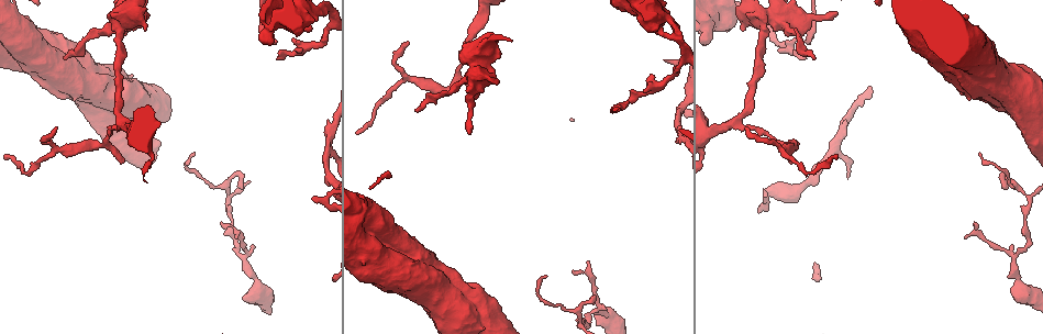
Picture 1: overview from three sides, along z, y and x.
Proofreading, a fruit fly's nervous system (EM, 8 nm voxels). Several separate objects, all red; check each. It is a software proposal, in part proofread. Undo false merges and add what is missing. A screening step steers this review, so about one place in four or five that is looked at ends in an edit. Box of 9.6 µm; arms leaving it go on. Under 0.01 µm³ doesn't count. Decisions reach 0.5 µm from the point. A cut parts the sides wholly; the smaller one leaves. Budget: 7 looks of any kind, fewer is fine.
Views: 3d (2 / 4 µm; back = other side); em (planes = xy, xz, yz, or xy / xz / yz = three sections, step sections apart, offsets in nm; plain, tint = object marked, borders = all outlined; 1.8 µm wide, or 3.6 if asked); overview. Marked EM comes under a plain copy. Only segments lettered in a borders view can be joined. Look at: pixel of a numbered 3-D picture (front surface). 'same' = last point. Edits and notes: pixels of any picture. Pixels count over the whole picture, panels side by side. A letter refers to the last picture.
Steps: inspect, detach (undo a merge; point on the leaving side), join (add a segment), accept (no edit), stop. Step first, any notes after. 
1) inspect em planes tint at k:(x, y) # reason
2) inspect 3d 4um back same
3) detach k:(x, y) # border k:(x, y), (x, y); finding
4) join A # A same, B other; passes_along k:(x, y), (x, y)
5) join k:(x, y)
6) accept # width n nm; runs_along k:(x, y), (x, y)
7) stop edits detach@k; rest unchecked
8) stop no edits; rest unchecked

inspect em planes borders at 1:(747, 128) # free end

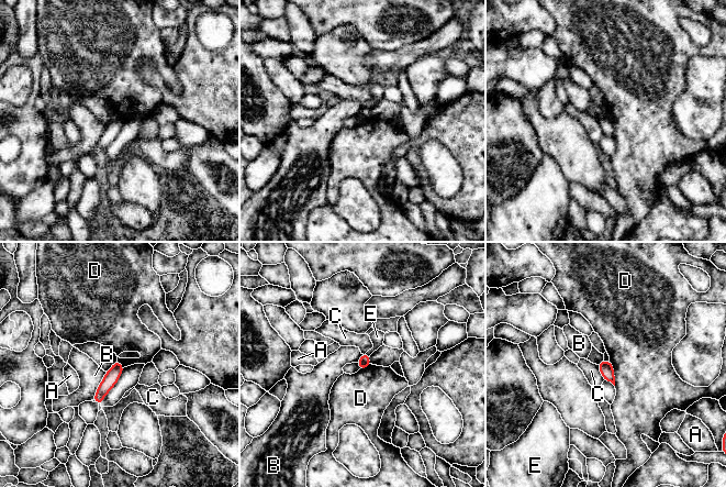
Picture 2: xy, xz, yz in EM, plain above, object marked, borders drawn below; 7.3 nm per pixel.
accept # longest_contact B 240 nm; A other, B other, C other, D other, E other; runs_along 2:(118, 365), (98, 399); no lettered segment goes on from it

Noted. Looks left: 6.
inspect em planes borders at 1:(772, 17) # sudden change in width

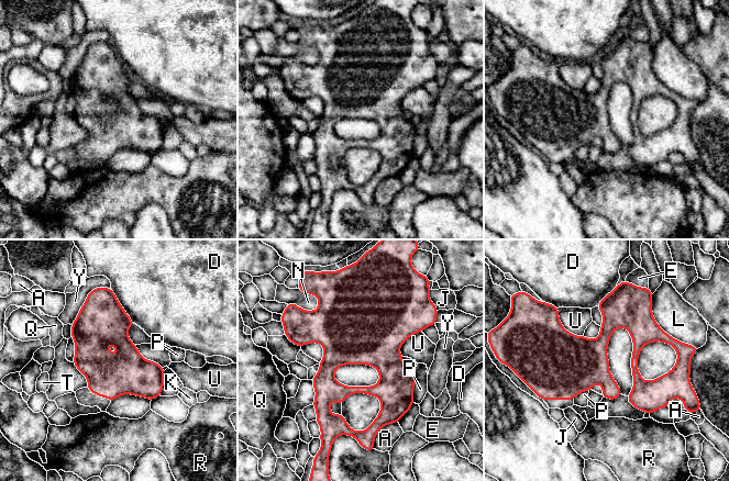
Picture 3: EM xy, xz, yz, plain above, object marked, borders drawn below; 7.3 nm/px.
accept # A other, D other, E other, J other, K other, L other, N other, P other, Q other, R other, T other, U other, Y other; border 3:(558, 308), (560, 323), (582, 336); one cell here

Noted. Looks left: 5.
inspect em 3.6um yz step 8 borders at 1:(393, 248) # closes a loop

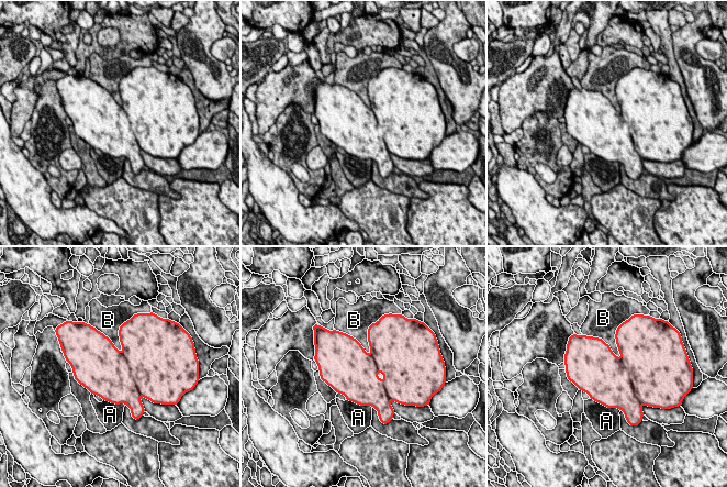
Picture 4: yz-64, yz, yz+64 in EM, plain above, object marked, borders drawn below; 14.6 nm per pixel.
detach 4:(614, 383) # width 800 nm; A other, B other; border 4:(619, 358), (628, 374), (636, 397); a second cell is stuck on

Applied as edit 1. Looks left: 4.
stop edits detach@4; rest unchecked

